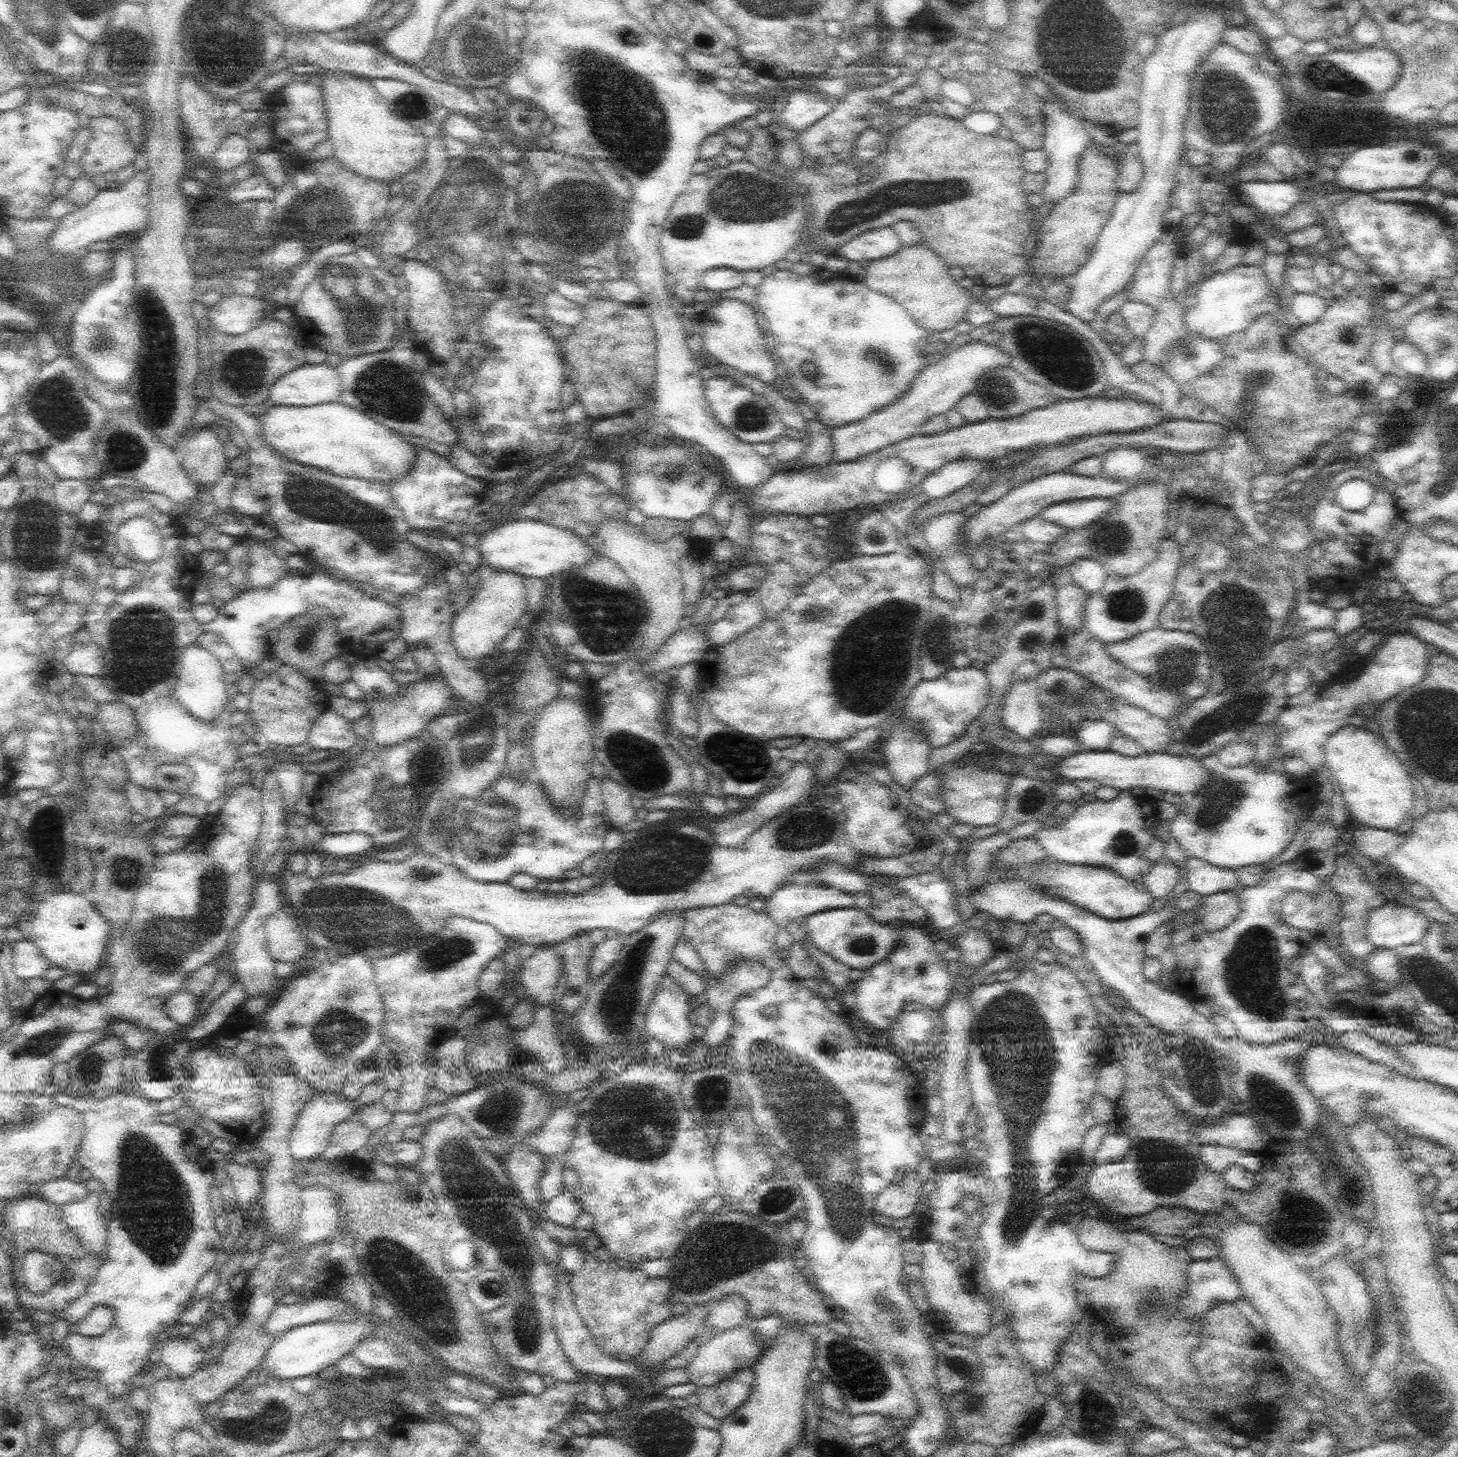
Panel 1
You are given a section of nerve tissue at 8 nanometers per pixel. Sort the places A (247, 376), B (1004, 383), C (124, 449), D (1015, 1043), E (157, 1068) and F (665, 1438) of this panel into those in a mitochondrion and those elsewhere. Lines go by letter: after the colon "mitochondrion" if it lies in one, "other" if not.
A: mitochondrion
B: mitochondrion
C: mitochondrion
D: mitochondrion
E: mitochondrion
F: mitochondrion

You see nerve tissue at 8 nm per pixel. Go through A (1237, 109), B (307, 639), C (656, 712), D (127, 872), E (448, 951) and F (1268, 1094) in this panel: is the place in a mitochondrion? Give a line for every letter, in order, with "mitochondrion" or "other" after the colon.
A: mitochondrion
B: mitochondrion
C: other
D: mitochondrion
E: mitochondrion
F: mitochondrion

